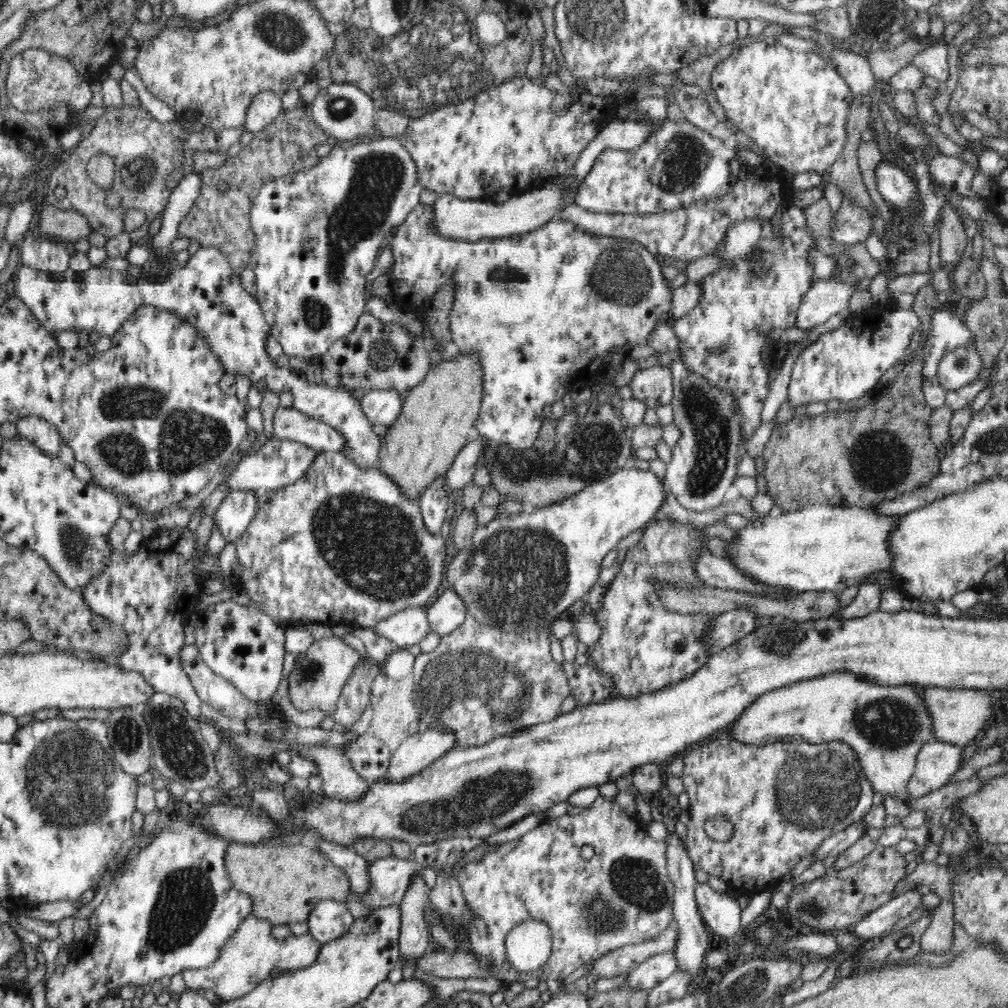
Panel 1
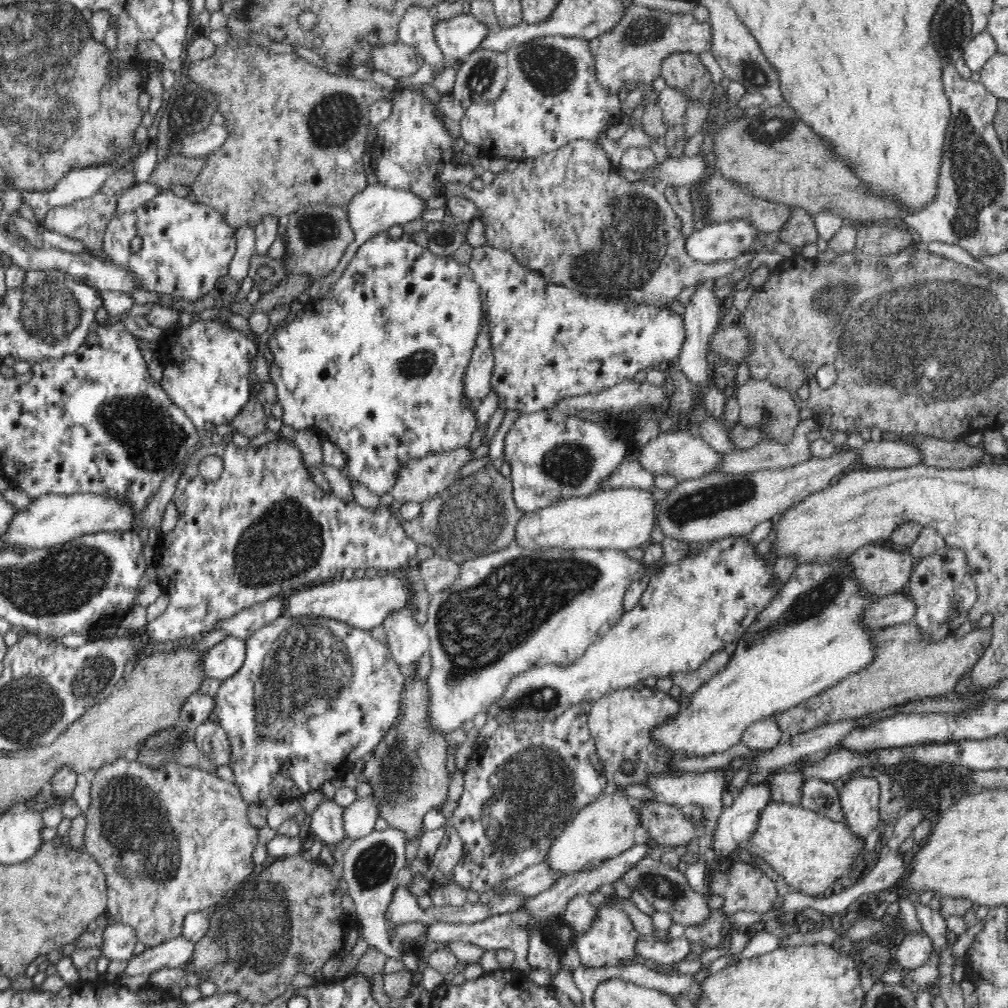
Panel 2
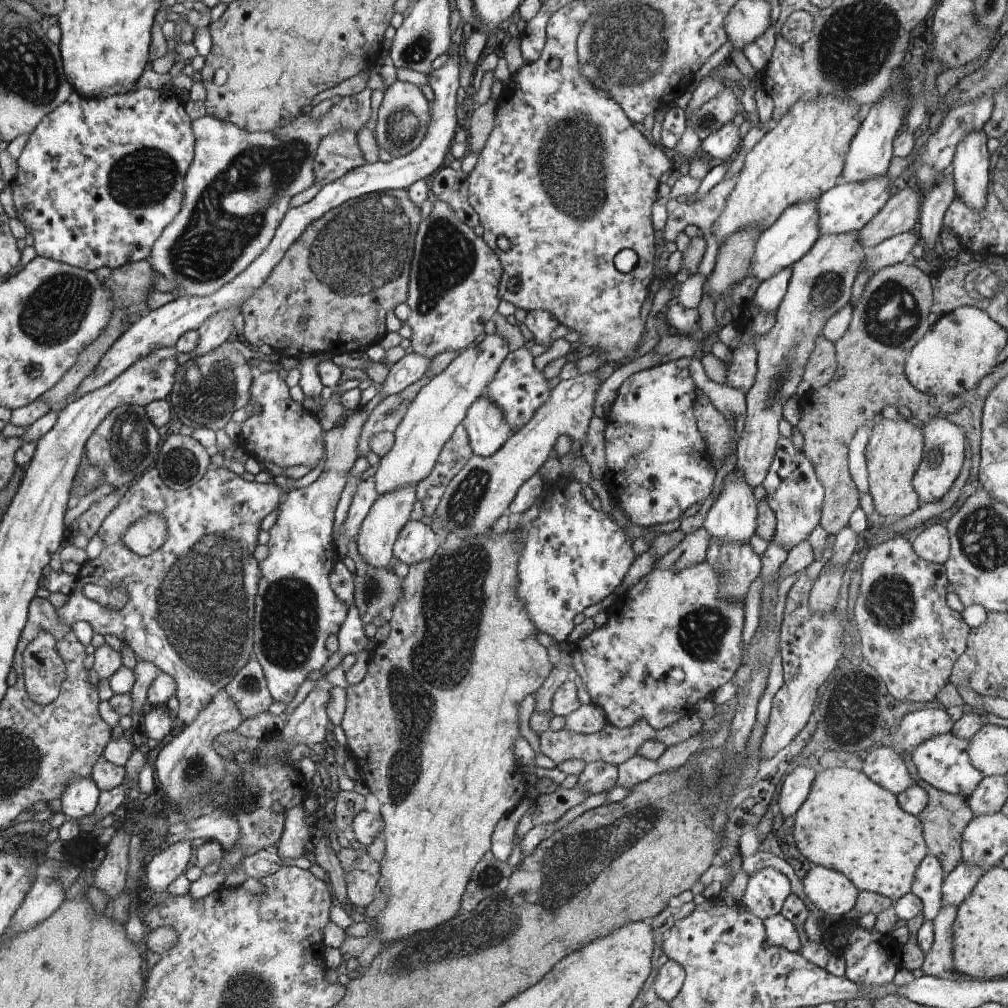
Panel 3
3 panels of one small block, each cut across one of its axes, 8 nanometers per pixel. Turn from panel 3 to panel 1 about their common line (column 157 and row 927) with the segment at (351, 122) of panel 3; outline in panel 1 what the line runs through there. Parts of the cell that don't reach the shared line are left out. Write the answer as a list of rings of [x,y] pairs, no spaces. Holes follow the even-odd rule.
[[[252,914],[247,921],[240,924],[240,929],[232,934],[232,938],[220,952],[220,958],[212,966],[184,972],[183,980],[187,988],[212,990],[221,1000],[236,1000],[251,993],[272,974],[272,970],[294,971],[312,966],[316,962],[322,948],[322,943],[318,939],[310,933],[299,936],[291,934],[283,940],[276,939],[270,933],[272,927],[269,922]]]

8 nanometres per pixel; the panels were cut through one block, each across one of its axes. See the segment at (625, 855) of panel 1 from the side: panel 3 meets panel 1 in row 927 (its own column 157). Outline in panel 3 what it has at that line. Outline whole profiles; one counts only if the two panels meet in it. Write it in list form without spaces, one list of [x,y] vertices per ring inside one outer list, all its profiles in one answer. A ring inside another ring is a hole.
[[[151,466],[138,480],[123,489],[118,506],[108,514],[97,532],[104,542],[104,550],[98,558],[81,564],[76,575],[80,586],[89,582],[99,586],[124,586],[128,602],[122,609],[110,609],[90,599],[84,600],[84,594],[76,590],[62,606],[61,620],[66,624],[84,620],[91,633],[116,636],[136,654],[137,661],[148,660],[156,664],[161,673],[172,676],[177,682],[177,716],[184,724],[192,724],[253,655],[253,618],[256,596],[260,590],[261,568],[258,568],[252,552],[258,546],[262,520],[280,506],[281,495],[282,489],[274,482],[246,482],[227,468],[211,466],[196,484],[186,490],[176,491],[166,485],[158,469]],[[146,514],[162,514],[168,526],[168,536],[156,552],[138,556],[124,546],[122,536],[131,524]]]

